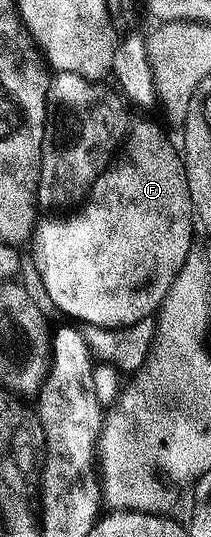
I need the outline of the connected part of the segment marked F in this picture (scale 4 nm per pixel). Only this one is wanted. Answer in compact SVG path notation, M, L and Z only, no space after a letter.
M140 129L131 134L123 142L122 152L115 163L108 165L104 173L95 179L91 186L91 192L86 200L75 211L67 215L52 215L49 221L41 220L37 224L30 238L30 254L36 261L38 274L42 277L46 292L53 300L55 308L66 316L73 317L76 321L85 321L85 326L96 326L99 329L126 328L126 326L138 323L139 320L153 316L159 310L164 296L170 291L182 263L186 263L188 253L194 248L192 241L192 225L194 229L194 206L188 194L188 177L184 173L184 162L181 154L172 146L171 140L160 129Z

